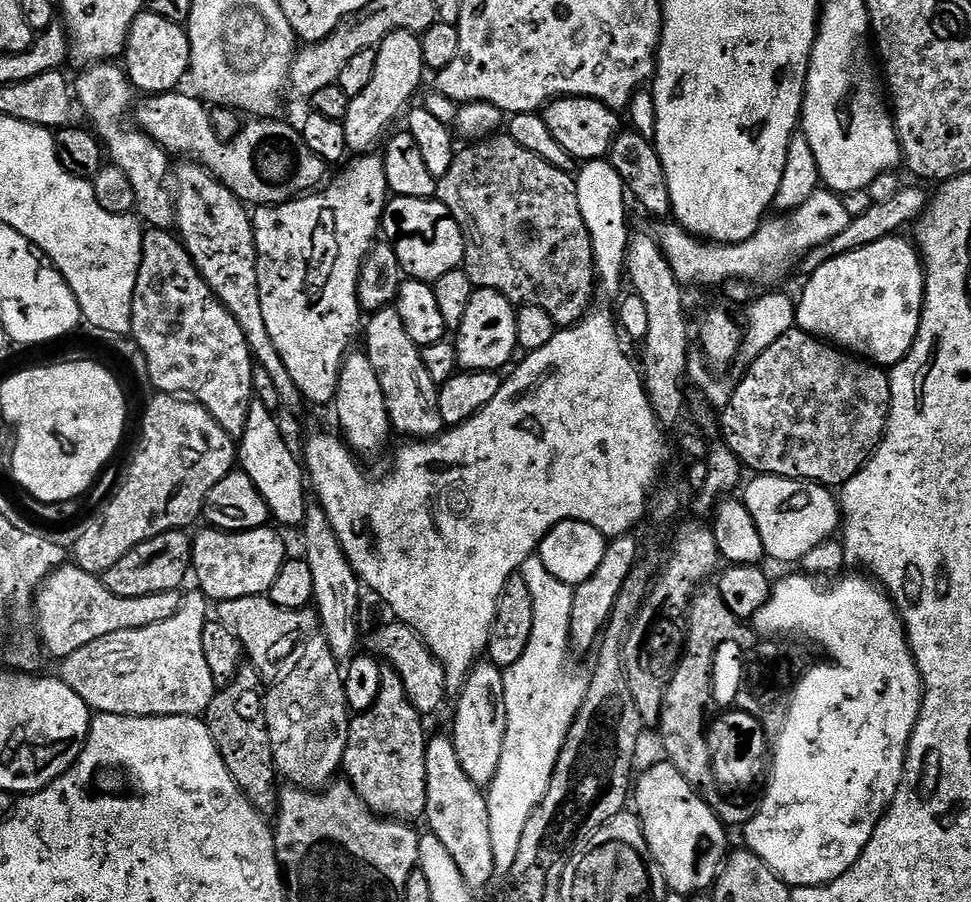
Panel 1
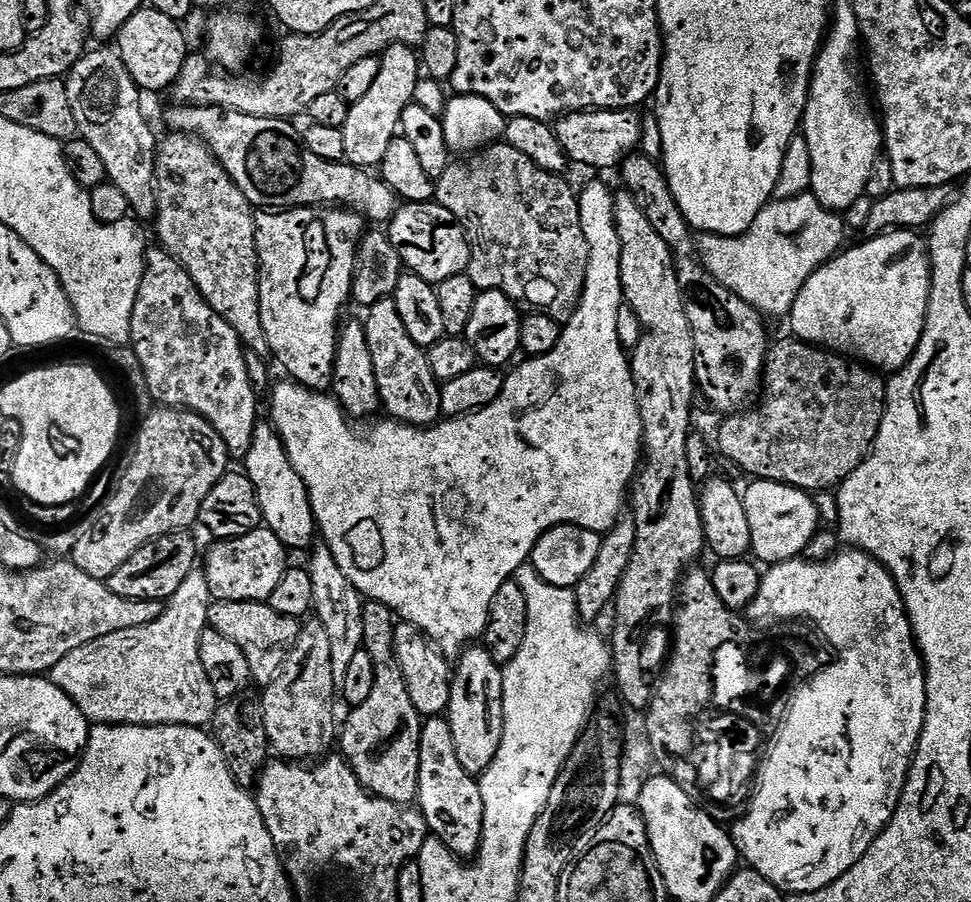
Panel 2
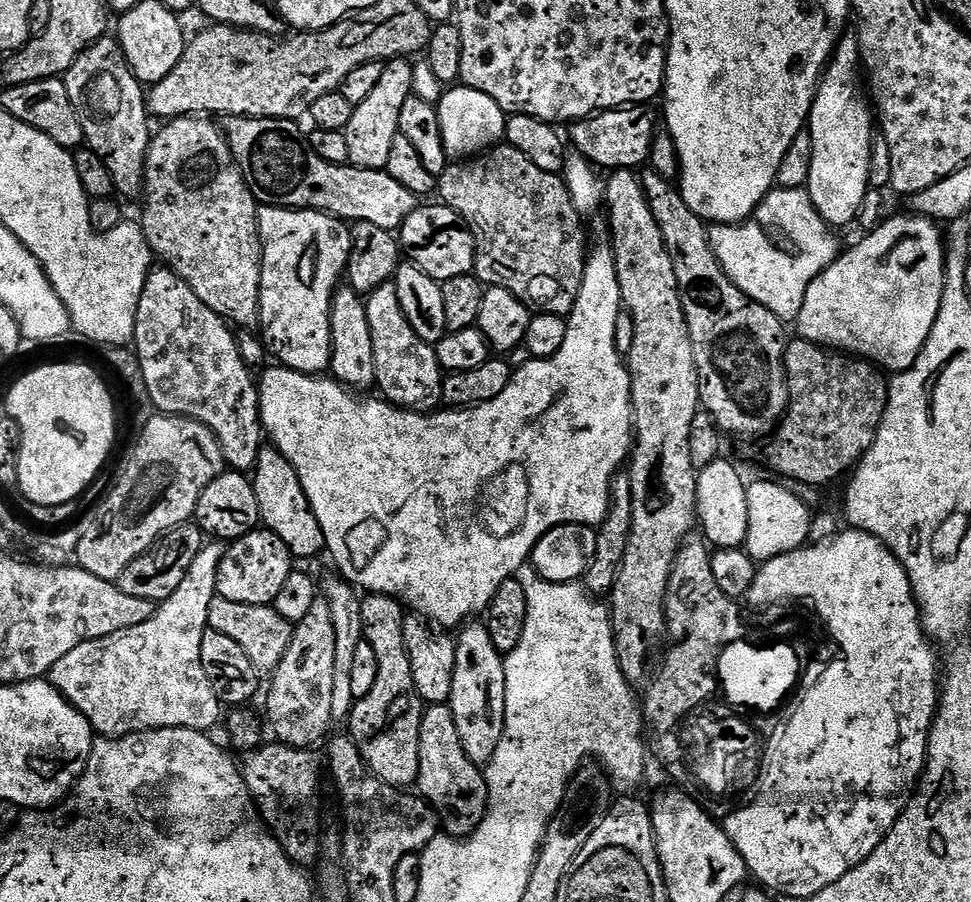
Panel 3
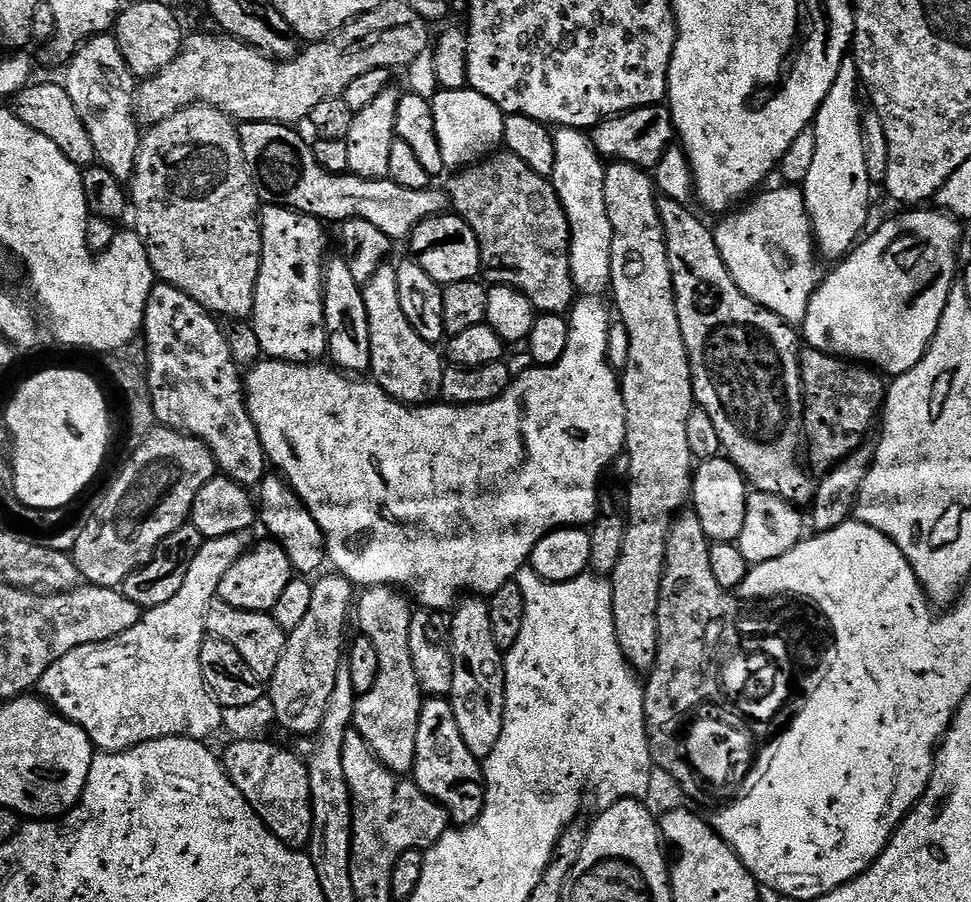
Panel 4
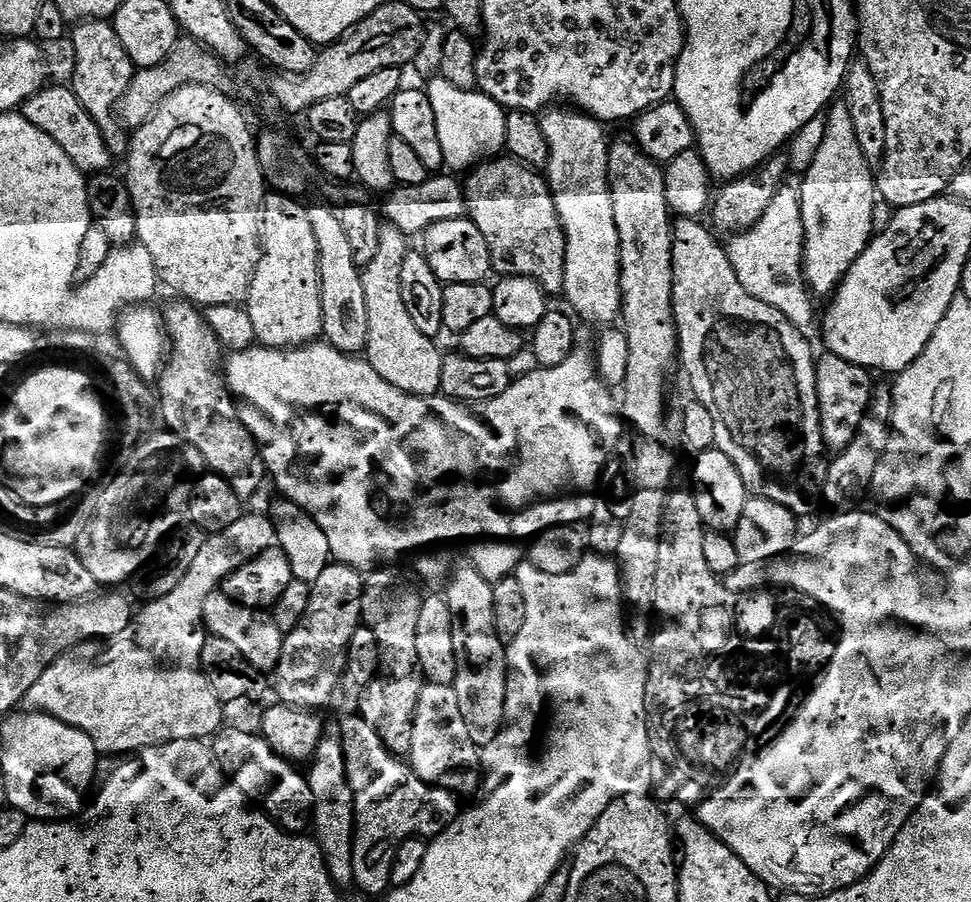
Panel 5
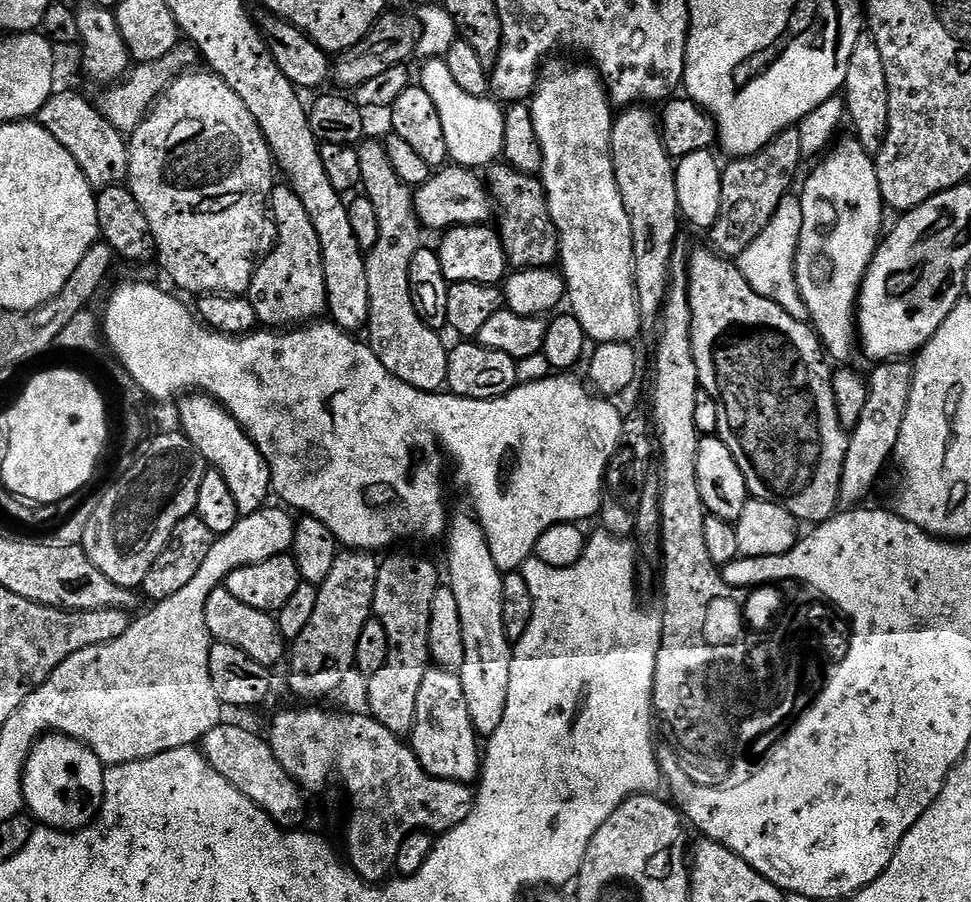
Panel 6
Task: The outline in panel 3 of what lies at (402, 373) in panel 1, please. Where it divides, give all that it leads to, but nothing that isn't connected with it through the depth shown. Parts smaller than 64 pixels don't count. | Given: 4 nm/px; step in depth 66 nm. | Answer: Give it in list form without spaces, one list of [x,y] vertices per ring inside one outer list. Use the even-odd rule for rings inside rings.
[[[389,282],[377,292],[367,297],[366,318],[370,322],[370,338],[374,342],[375,387],[380,388],[379,395],[389,404],[404,408],[407,412],[435,412],[444,399],[444,377],[436,349],[422,342],[418,334],[406,322],[402,314],[402,302],[398,302],[395,283]]]

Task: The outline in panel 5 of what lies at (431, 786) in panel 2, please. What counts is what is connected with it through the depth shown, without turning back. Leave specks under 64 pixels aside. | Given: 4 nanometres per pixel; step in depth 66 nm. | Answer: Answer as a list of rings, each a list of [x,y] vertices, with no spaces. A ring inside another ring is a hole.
[[[428,682],[421,687],[412,719],[410,763],[418,778],[461,797],[481,787],[482,760],[476,745],[470,742],[466,734],[466,722],[462,722],[462,710],[458,710],[458,694],[453,685]]]

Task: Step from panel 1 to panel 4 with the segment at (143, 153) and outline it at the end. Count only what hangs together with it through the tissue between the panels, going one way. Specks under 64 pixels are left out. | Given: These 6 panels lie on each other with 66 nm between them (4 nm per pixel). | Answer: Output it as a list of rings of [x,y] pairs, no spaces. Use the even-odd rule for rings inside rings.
[[[112,34],[94,36],[76,51],[67,68],[68,73],[62,77],[62,83],[70,94],[70,102],[74,102],[74,110],[78,110],[78,118],[86,122],[99,167],[110,170],[110,174],[122,182],[131,181],[136,169],[142,128],[136,122],[138,80],[128,69],[120,43]]]

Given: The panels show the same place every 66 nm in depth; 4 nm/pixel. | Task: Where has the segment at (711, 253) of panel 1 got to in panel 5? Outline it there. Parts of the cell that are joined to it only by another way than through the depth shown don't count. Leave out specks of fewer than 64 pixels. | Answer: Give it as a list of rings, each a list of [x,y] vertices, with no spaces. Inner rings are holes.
[[[781,187],[780,193],[766,206],[766,214],[758,218],[758,222],[745,232],[737,232],[727,241],[726,251],[734,270],[738,274],[738,282],[746,286],[746,290],[754,298],[774,306],[792,324],[805,326],[812,320],[812,304],[809,289],[806,287],[802,275],[804,263],[804,227],[802,226],[802,212],[800,210],[800,194],[795,187]]]

